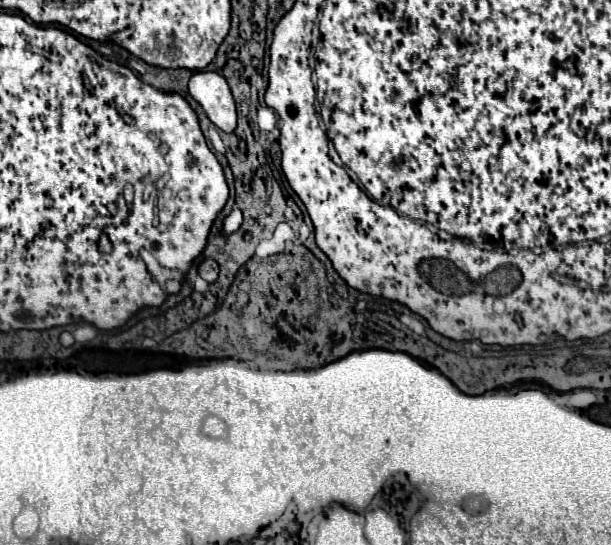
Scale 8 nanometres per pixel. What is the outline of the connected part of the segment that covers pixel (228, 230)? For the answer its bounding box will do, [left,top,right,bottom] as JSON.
[222,208,242,234]

